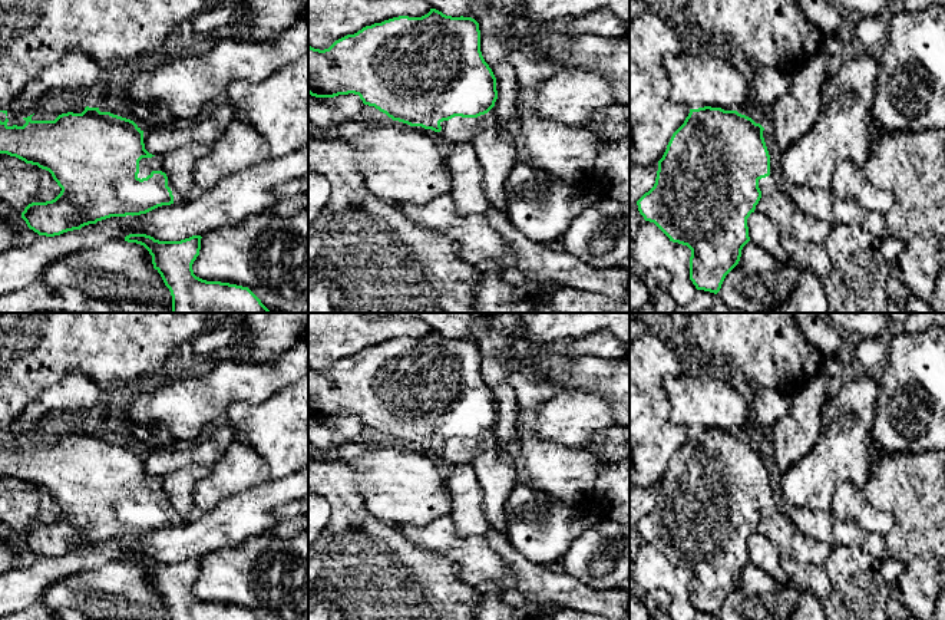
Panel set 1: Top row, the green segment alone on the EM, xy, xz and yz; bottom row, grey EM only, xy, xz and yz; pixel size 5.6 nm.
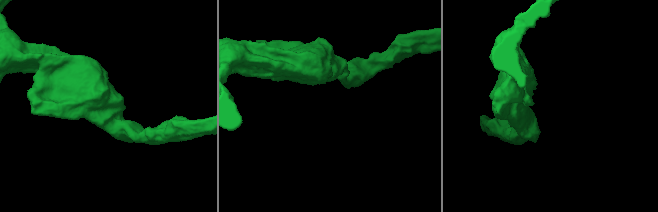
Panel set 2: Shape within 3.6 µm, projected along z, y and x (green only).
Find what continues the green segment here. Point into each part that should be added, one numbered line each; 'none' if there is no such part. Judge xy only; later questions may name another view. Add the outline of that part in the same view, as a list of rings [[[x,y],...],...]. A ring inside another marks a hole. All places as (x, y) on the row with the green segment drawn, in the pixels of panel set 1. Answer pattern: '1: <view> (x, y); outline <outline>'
1: xy (146, 165); outline [[[155,155],[152,158],[142,158],[139,161],[139,174],[138,178],[146,178],[148,175],[151,175],[152,171],[162,171],[163,169],[163,156],[162,155]]]

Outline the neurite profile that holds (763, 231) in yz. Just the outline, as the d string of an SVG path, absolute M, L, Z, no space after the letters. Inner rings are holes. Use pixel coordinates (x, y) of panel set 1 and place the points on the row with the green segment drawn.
M751 212L747 218L750 241L782 263L789 263L787 253L782 247L782 231L774 220L763 212Z

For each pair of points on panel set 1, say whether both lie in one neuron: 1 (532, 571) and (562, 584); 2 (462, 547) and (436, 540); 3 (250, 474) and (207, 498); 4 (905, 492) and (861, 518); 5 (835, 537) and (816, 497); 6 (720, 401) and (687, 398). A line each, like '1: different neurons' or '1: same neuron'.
1: same neuron
2: same neuron
3: same neuron
4: different neurons
5: different neurons
6: same neuron

